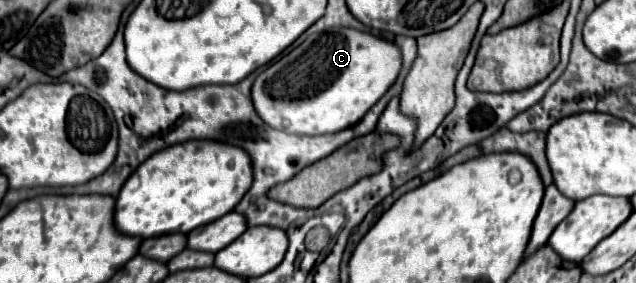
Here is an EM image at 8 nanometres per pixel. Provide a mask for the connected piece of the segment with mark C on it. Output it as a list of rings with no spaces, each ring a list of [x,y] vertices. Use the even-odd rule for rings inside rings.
[[[332,28],[322,34],[310,34],[292,52],[280,56],[266,70],[262,70],[252,86],[252,102],[258,116],[272,128],[302,136],[332,134],[354,126],[396,82],[400,68],[402,52],[394,42],[356,28]]]

